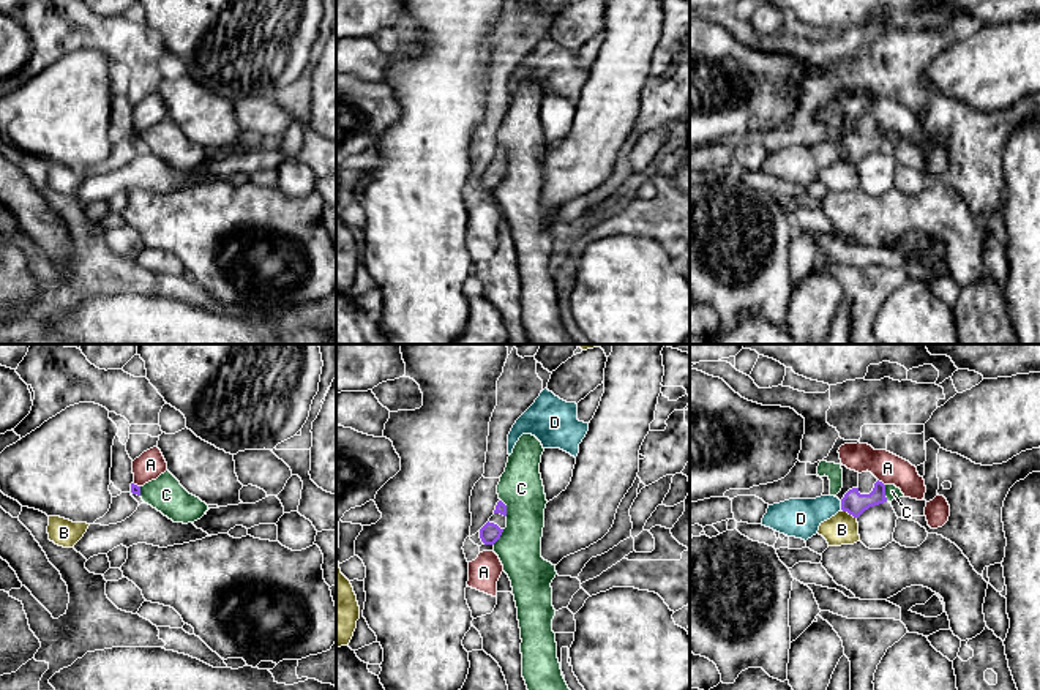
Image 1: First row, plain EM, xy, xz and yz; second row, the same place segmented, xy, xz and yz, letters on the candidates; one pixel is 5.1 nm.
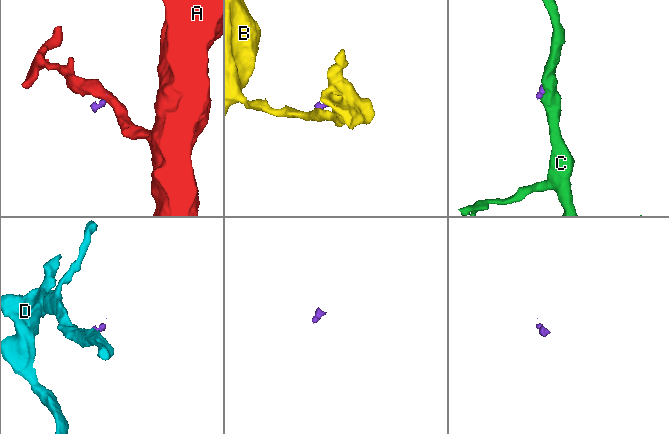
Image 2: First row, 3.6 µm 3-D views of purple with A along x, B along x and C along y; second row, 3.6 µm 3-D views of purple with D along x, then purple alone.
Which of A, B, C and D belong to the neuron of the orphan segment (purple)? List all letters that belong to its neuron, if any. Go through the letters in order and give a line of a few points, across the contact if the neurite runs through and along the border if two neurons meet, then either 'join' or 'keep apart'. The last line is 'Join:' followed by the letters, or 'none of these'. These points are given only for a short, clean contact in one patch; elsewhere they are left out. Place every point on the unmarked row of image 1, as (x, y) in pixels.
A: line yz (878, 125), (884, 131); keep apart
B: line yz (841, 155), (856, 164); keep apart
C: line yz (884, 131), (887, 147); keep apart
D: line yz (840, 147), (841, 155); keep apart
Join: none of these

